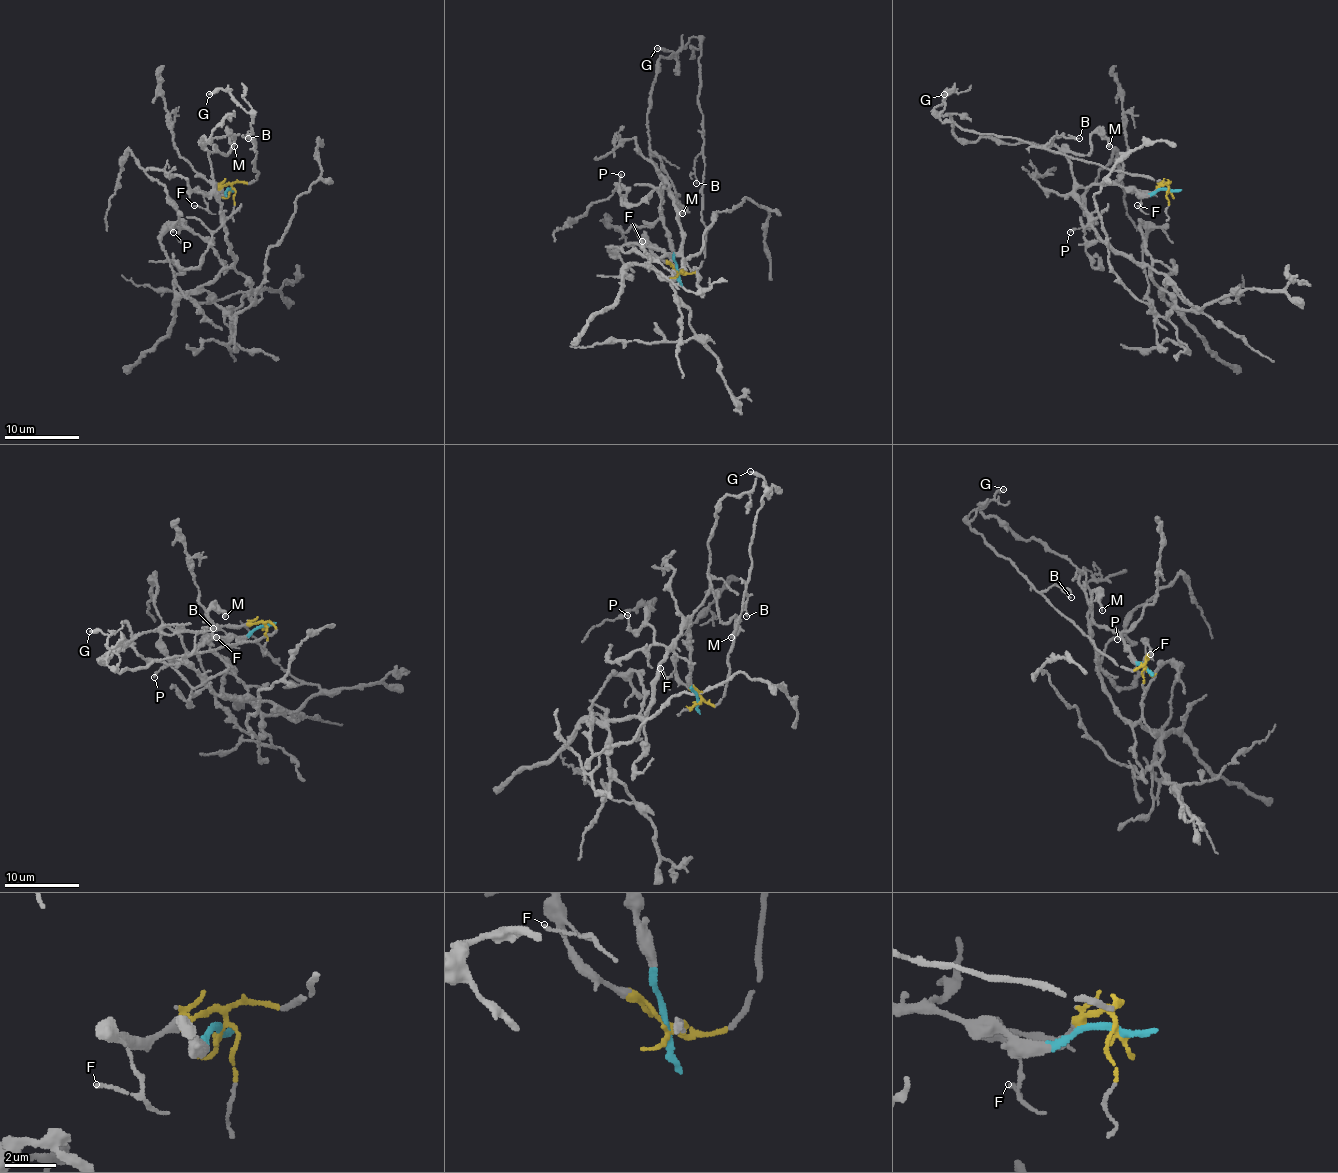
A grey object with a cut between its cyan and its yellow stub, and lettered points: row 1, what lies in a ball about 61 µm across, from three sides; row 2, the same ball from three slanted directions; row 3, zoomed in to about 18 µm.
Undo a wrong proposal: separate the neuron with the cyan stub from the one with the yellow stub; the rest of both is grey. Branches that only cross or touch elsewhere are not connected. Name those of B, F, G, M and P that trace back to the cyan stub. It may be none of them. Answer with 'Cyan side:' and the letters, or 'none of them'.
Cyan side: M, P

